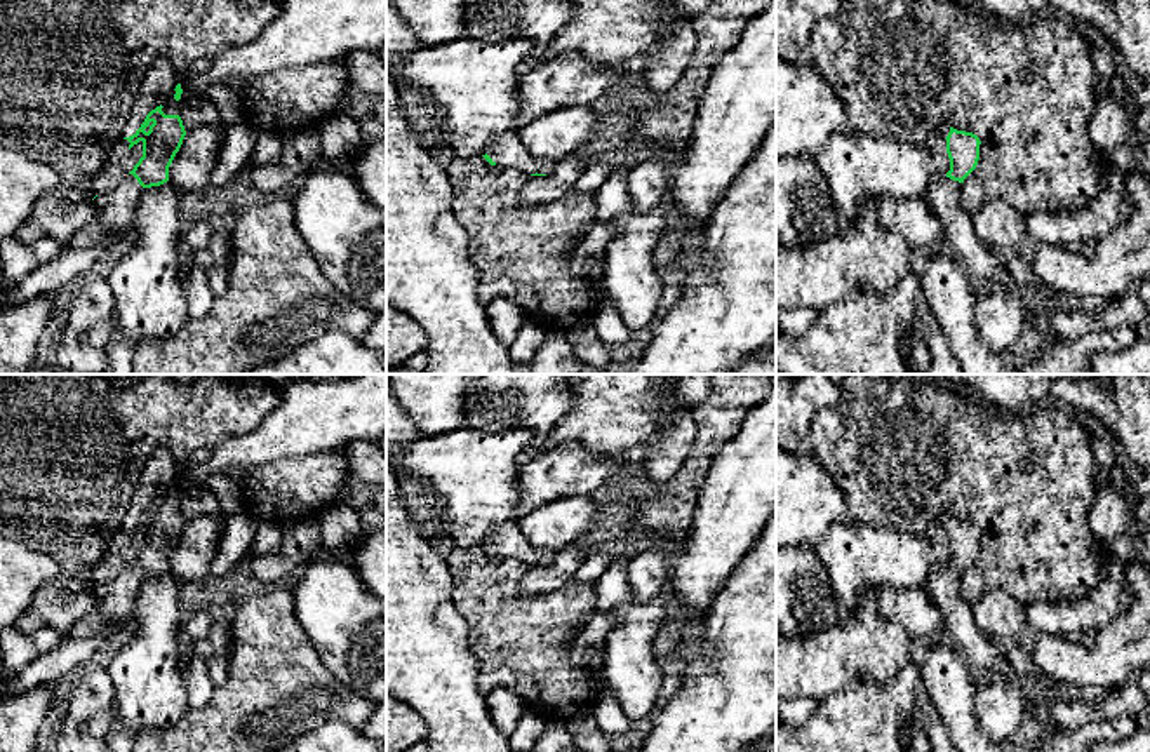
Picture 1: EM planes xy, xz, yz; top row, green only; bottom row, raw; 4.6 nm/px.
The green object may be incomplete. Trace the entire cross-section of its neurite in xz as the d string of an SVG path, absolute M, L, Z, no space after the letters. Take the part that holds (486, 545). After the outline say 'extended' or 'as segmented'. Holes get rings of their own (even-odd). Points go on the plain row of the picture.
M508 522L499 527L482 547L491 555L511 557L524 562L525 566L546 566L557 557L557 552L552 548L532 547L520 533L517 522Z; extended

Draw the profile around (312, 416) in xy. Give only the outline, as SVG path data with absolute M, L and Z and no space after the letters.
M386 374L303 379L280 392L278 406L256 430L224 440L205 463L179 472L181 479L205 486L212 473L332 453L386 432Z

